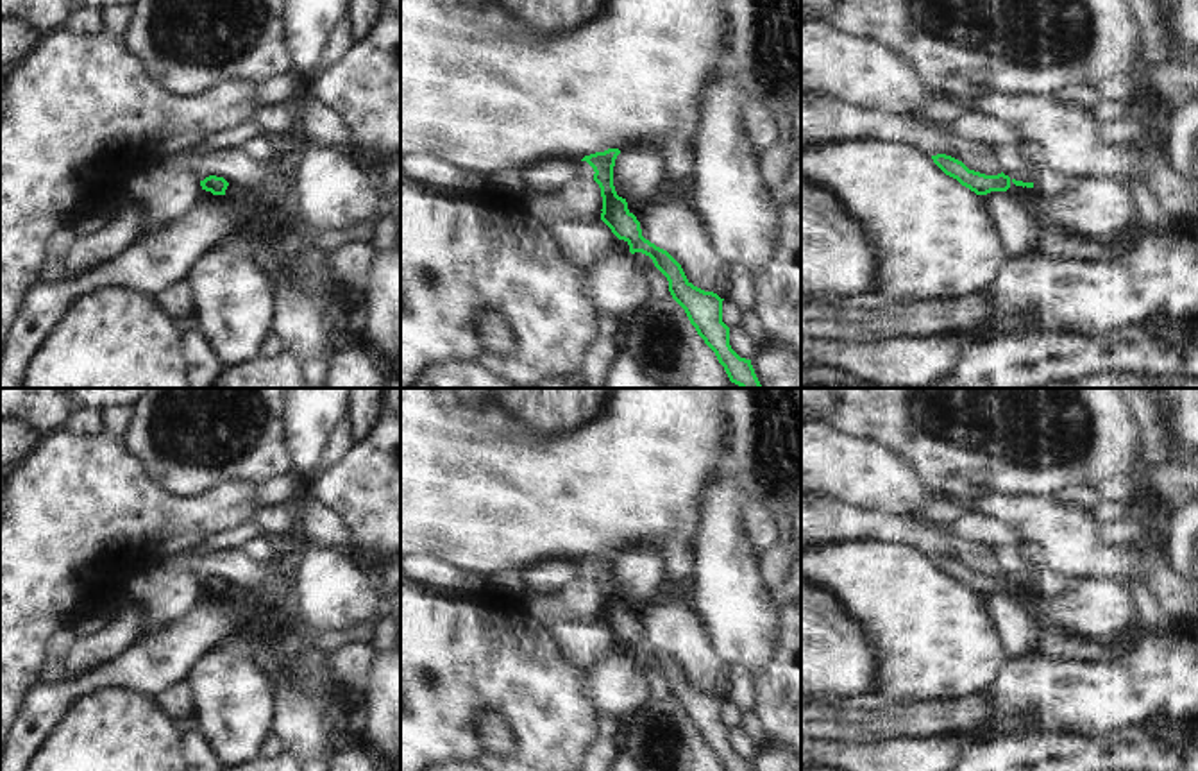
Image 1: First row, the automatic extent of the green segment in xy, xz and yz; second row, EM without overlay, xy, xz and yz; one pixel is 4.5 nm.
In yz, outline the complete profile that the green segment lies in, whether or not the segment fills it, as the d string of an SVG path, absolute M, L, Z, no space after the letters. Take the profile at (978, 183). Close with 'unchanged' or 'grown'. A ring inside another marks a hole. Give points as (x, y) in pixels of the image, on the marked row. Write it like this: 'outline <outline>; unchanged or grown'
outline M946 154L932 156L932 159L946 175L957 179L962 186L969 188L976 195L987 195L991 191L1007 191L1010 188L1010 177L1003 172L998 175L985 175L969 170L962 161Z; unchanged

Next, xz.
outline M608 148L581 159L594 168L594 181L601 188L601 220L619 240L629 245L631 254L642 252L653 259L654 267L667 277L672 299L685 309L697 335L715 352L730 381L740 388L762 388L751 360L740 358L730 345L730 327L722 322L724 299L694 286L687 279L681 265L667 250L642 236L640 222L613 186L613 166L619 154L619 148Z; unchanged

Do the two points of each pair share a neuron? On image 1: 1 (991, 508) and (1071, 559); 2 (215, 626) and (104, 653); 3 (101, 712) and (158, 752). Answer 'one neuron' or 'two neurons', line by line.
1: one neuron
2: two neurons
3: one neuron

